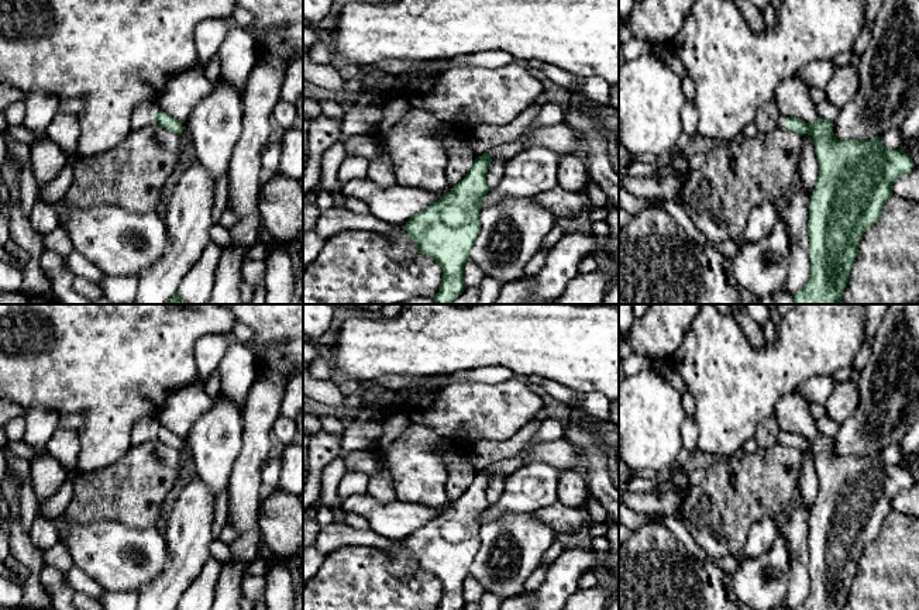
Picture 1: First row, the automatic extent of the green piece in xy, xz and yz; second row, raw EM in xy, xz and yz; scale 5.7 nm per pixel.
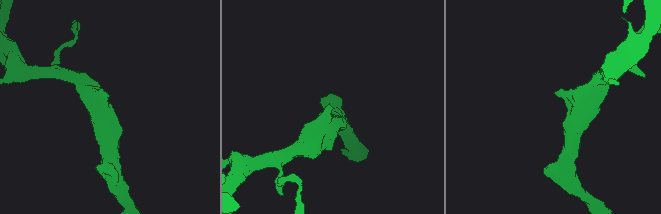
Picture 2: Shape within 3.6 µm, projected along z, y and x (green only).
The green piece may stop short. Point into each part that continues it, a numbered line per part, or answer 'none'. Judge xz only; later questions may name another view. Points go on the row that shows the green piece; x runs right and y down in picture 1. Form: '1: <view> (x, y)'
none

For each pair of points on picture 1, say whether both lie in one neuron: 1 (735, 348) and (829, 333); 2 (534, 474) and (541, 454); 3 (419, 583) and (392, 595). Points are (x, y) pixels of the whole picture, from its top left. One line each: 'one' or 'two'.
1: one
2: two
3: one

